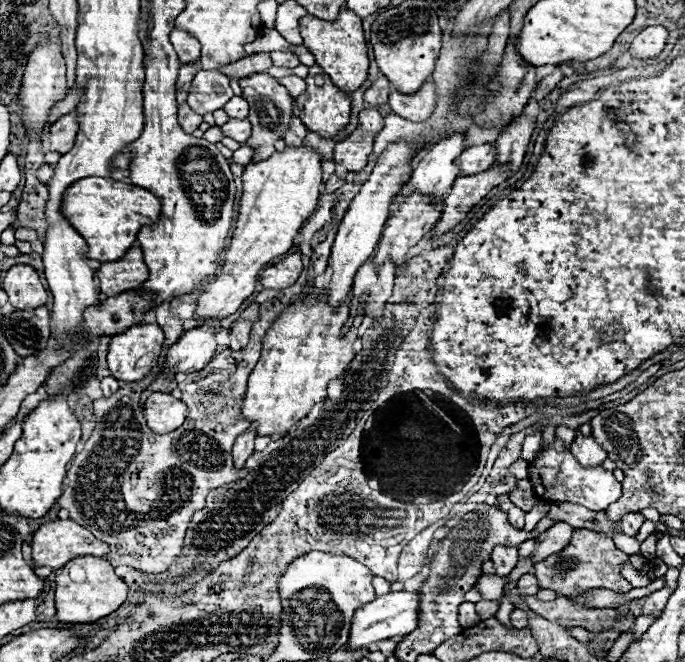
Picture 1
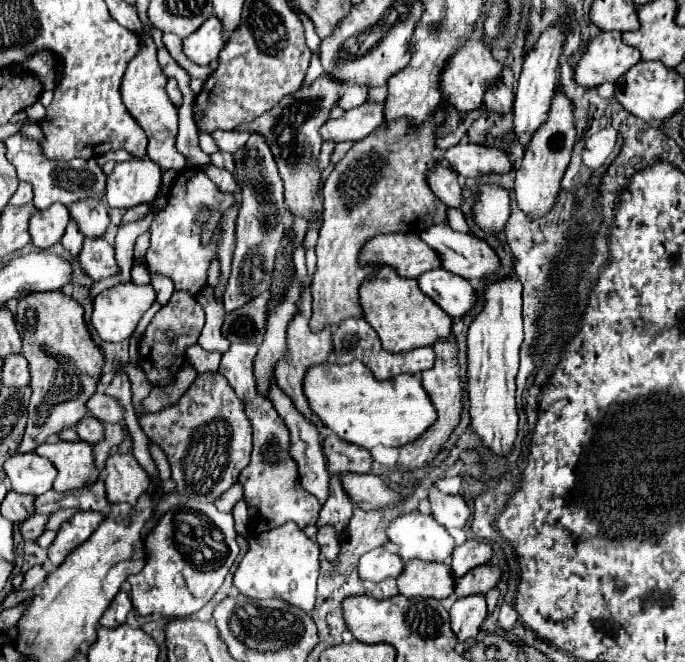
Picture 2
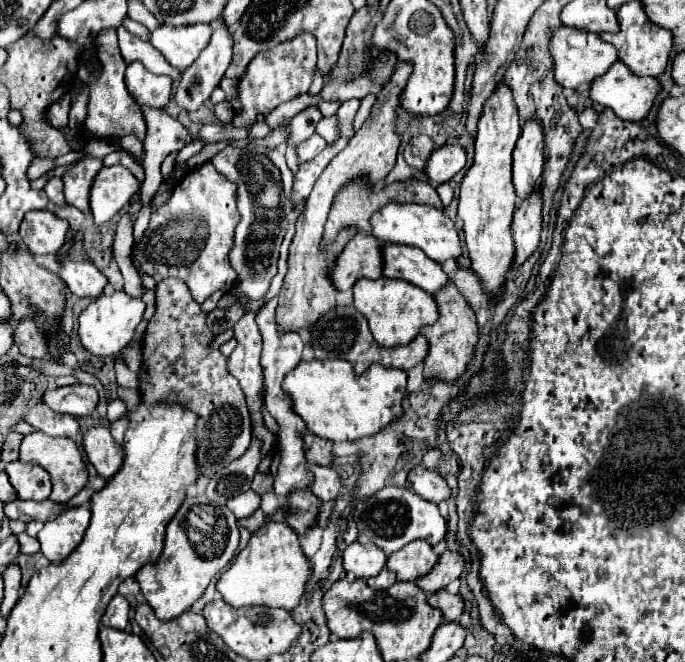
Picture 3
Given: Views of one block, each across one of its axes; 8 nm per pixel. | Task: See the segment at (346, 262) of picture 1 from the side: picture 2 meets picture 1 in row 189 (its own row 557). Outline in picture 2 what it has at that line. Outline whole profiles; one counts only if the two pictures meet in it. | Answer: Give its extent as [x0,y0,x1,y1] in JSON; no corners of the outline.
[358,548,404,582]

